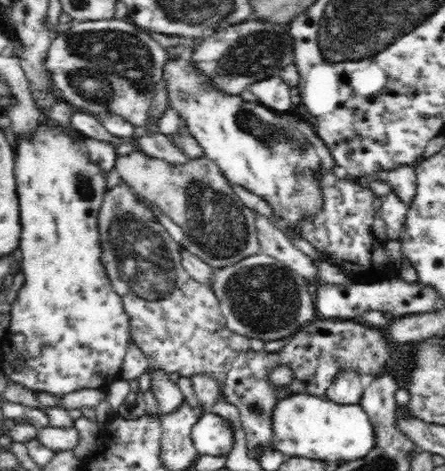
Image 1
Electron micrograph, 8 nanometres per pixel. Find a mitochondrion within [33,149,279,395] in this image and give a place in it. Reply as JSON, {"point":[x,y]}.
{"point":[142,259]}

